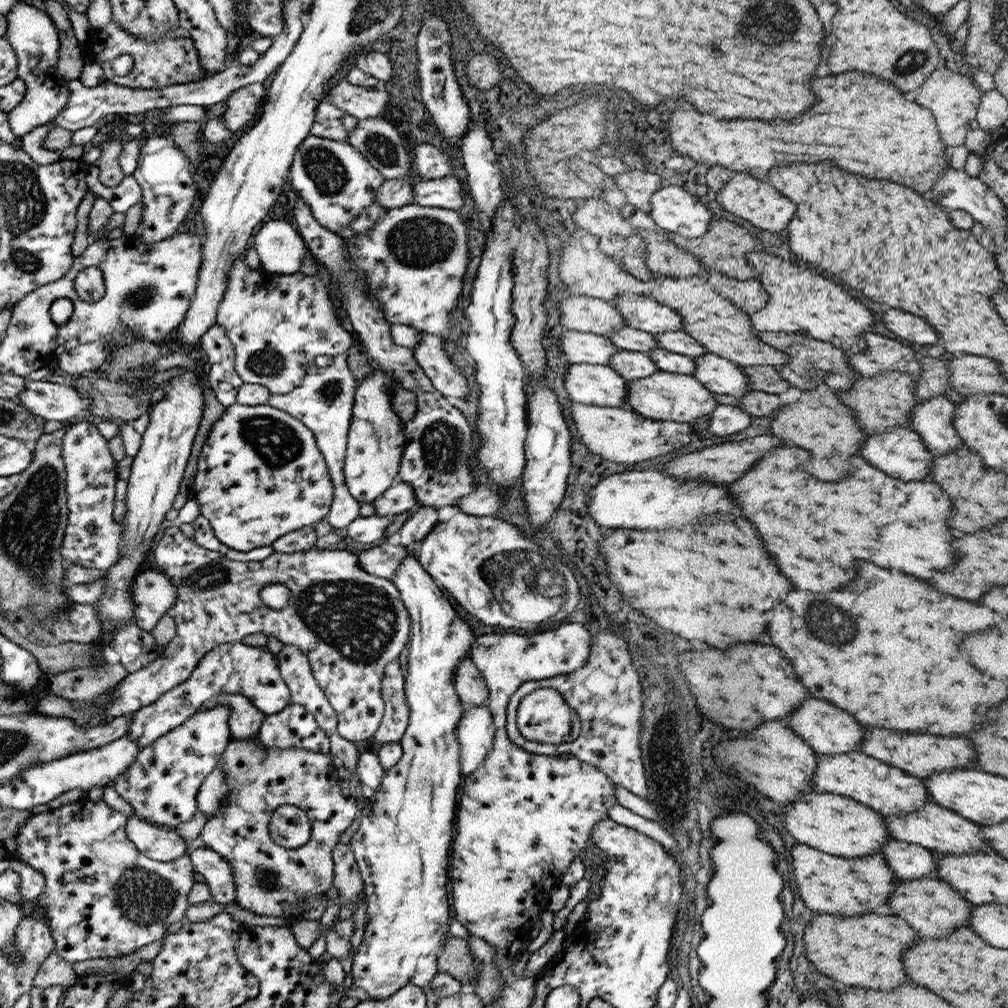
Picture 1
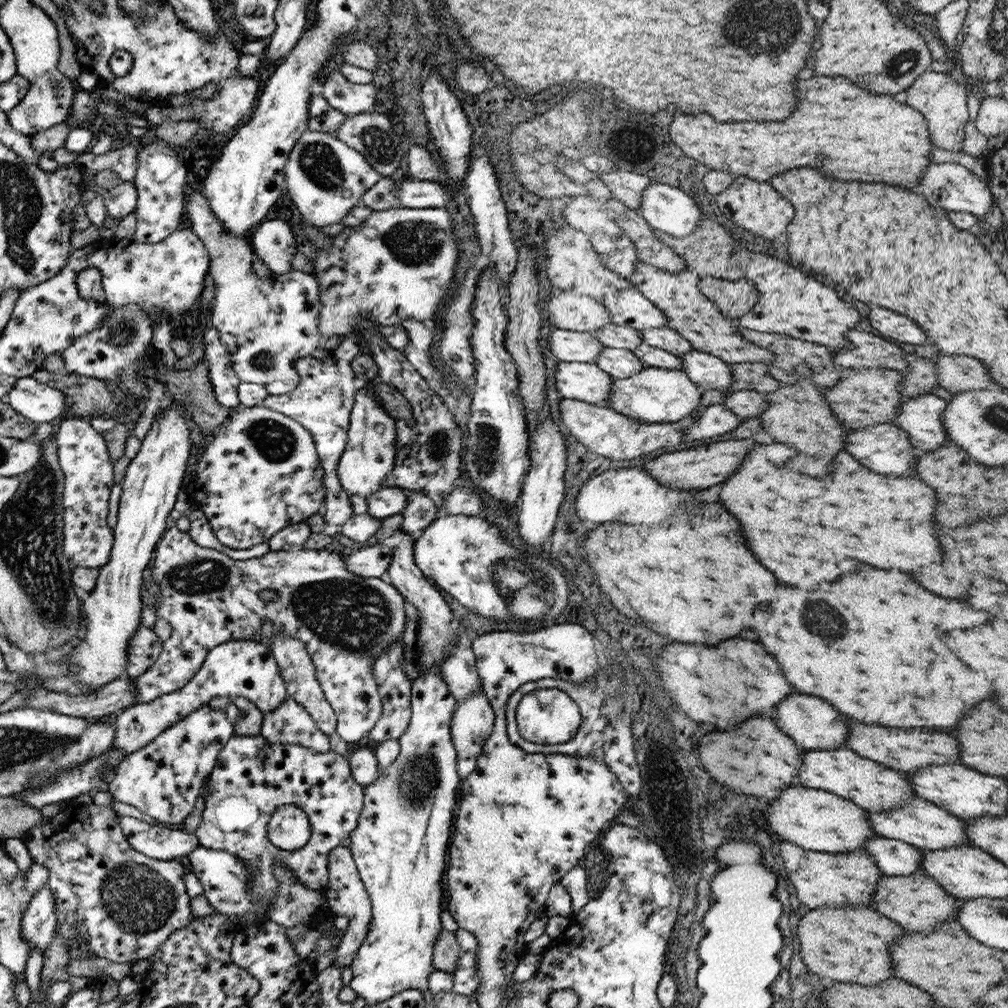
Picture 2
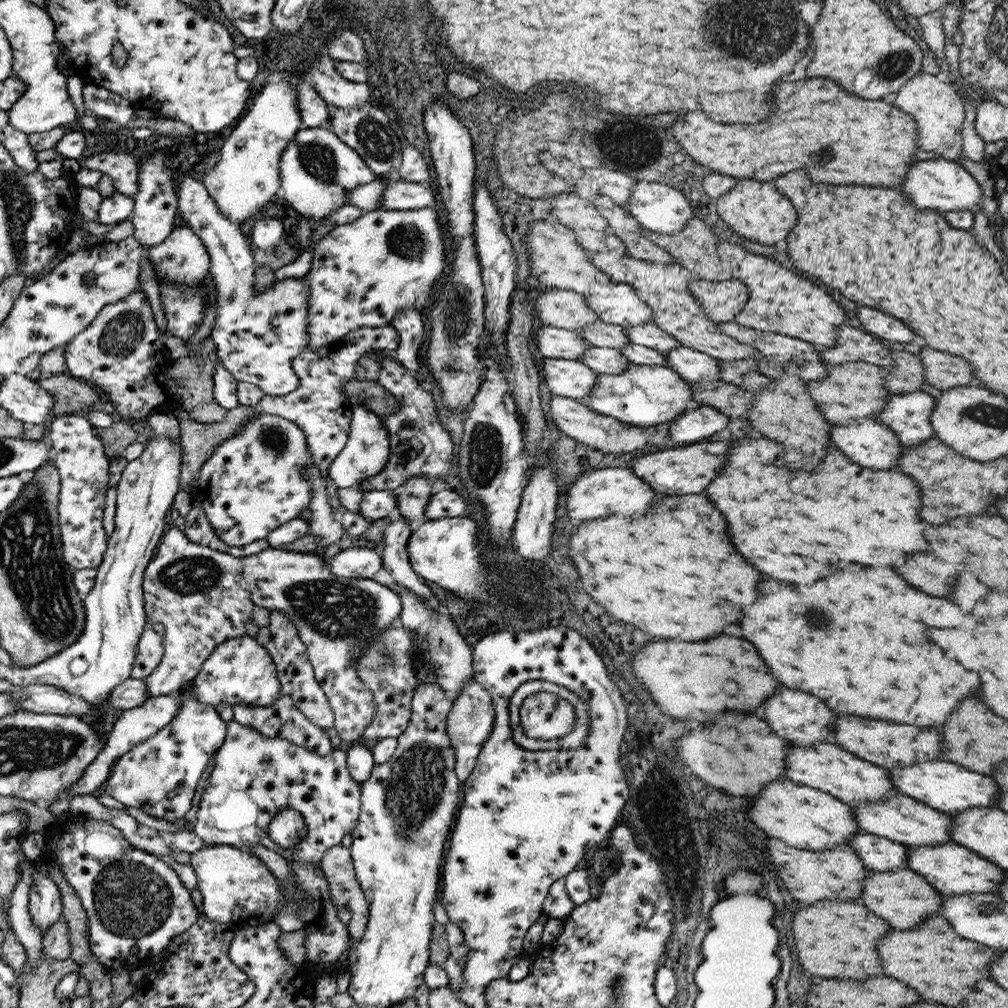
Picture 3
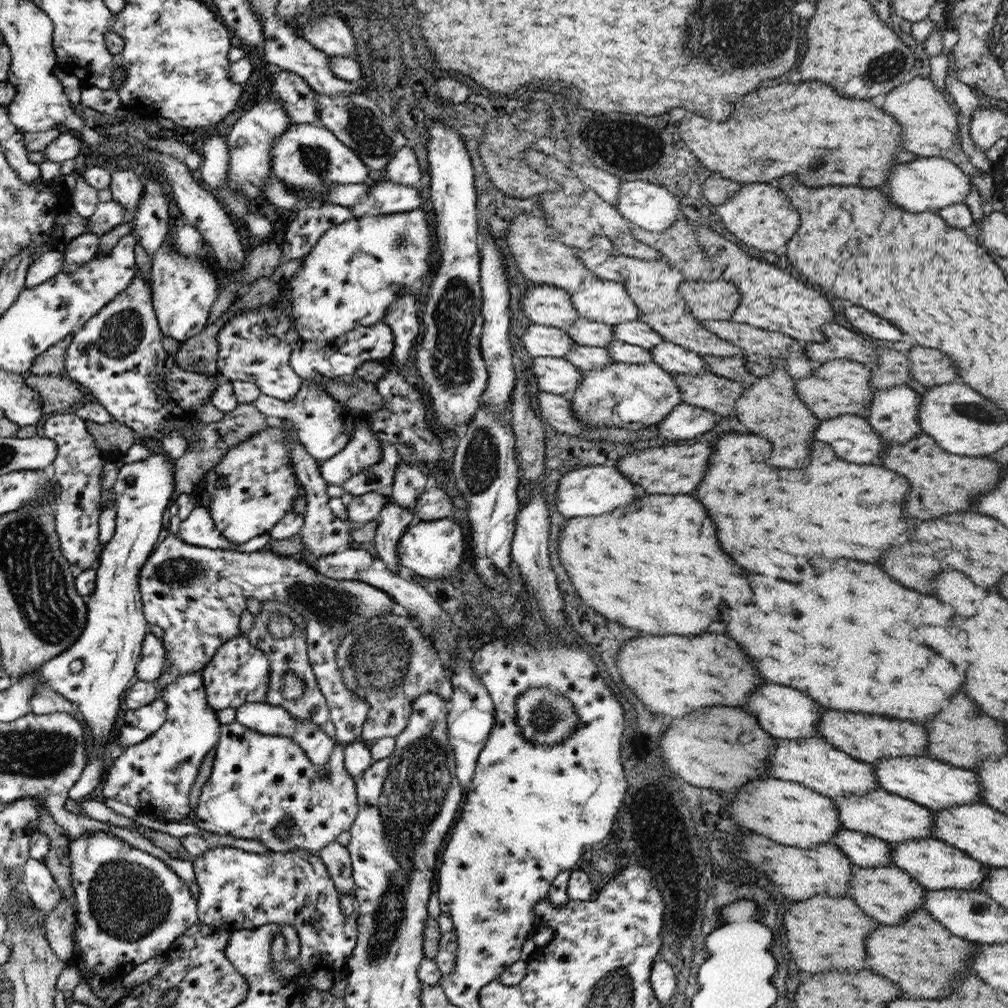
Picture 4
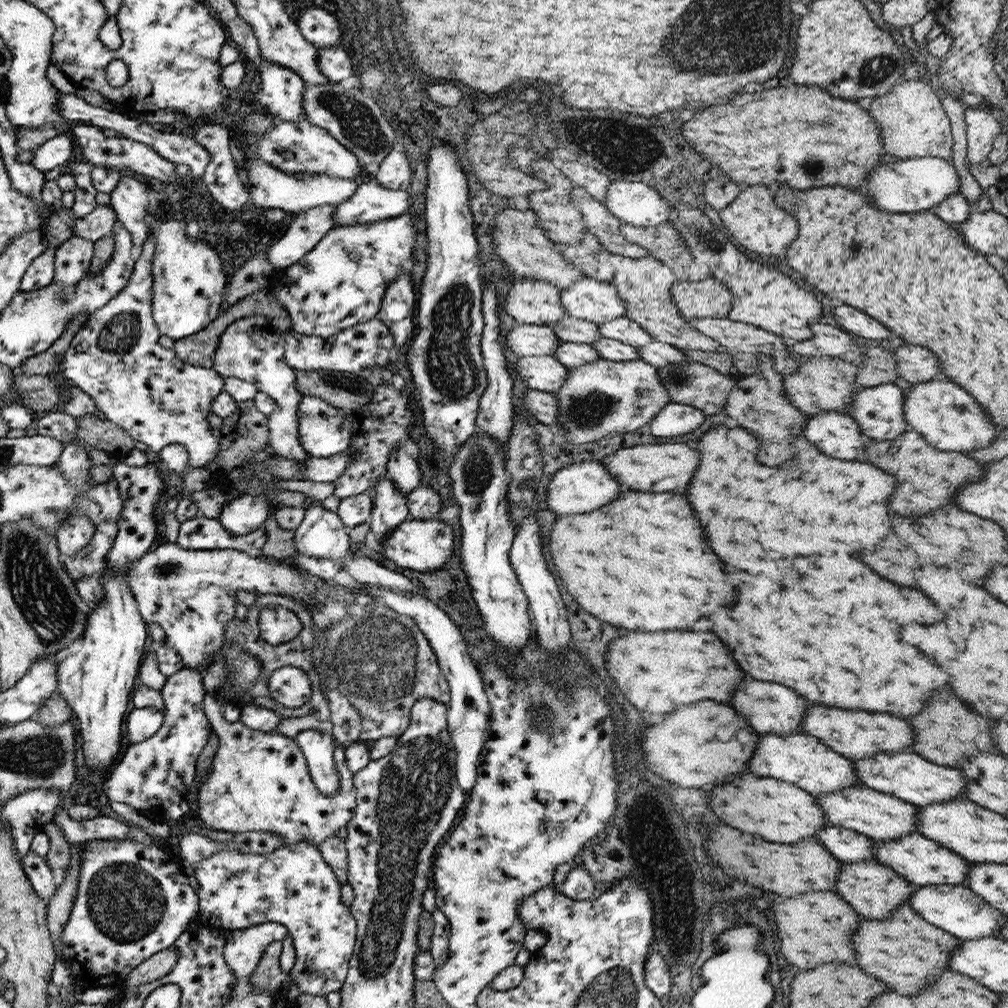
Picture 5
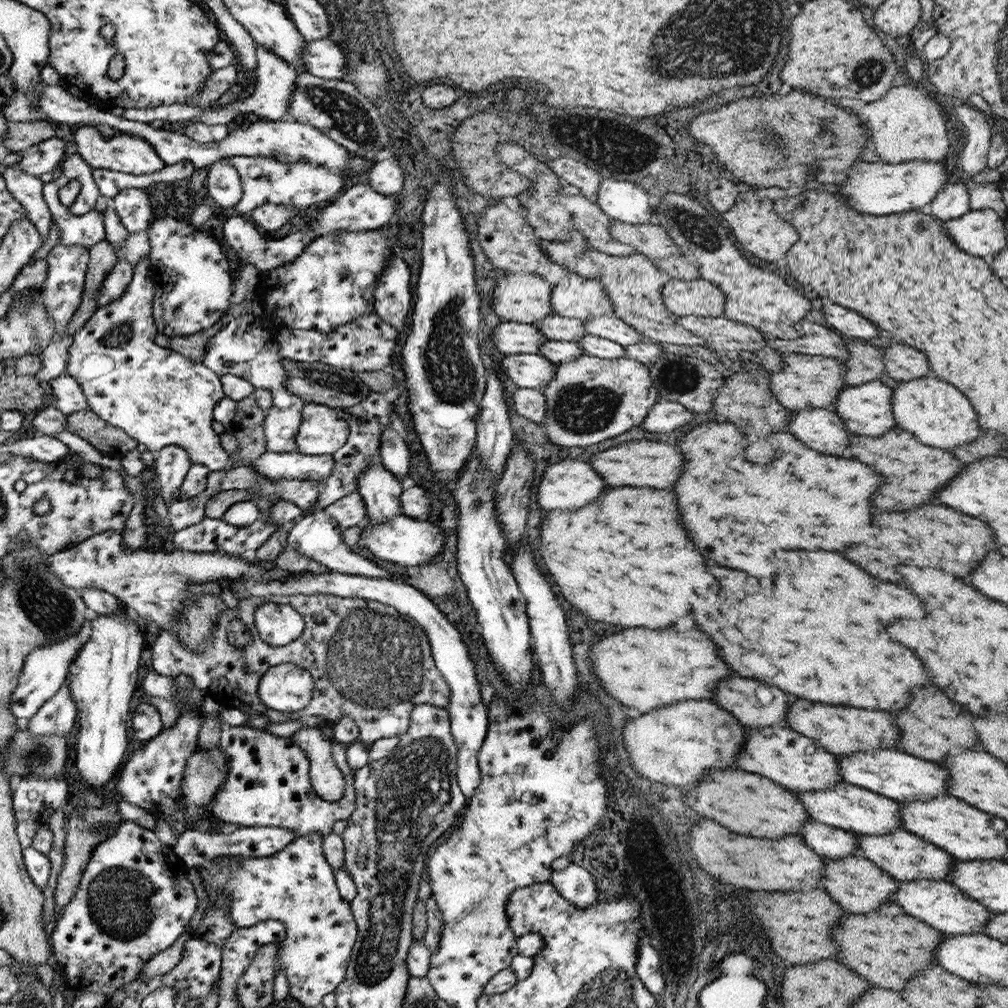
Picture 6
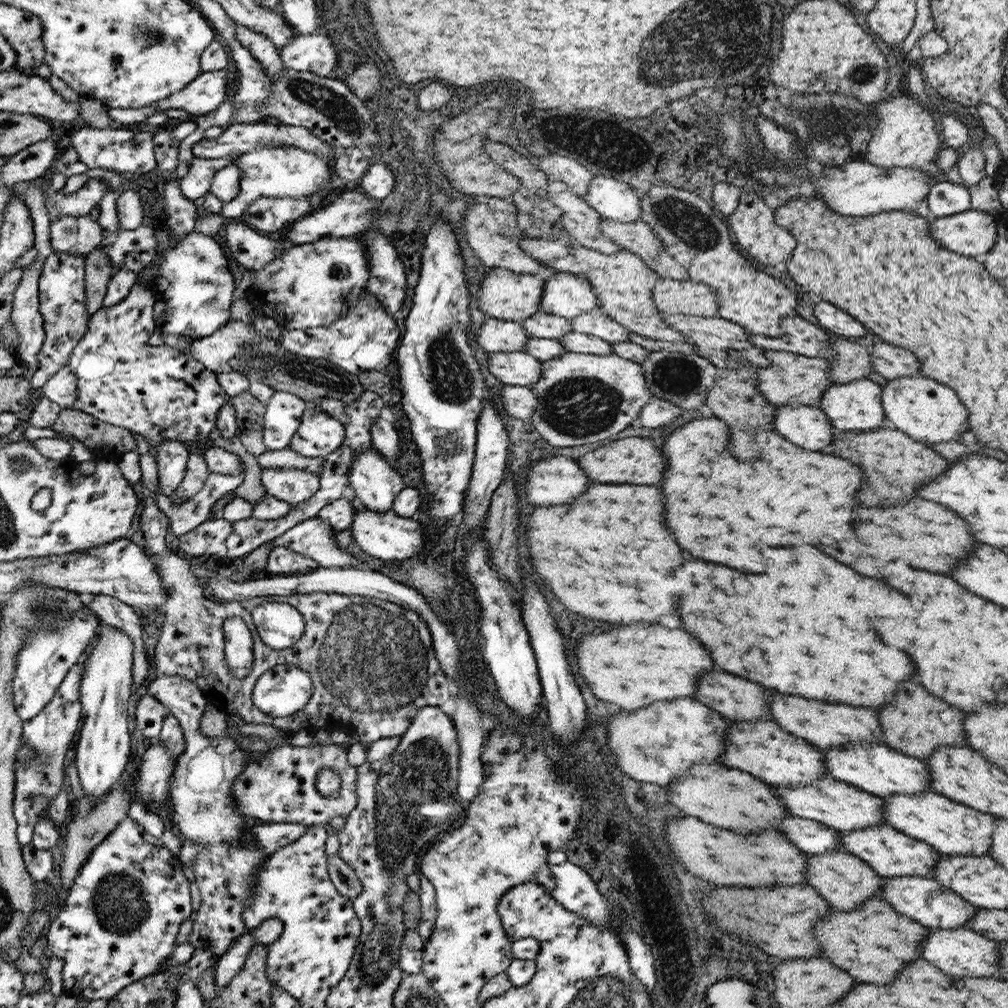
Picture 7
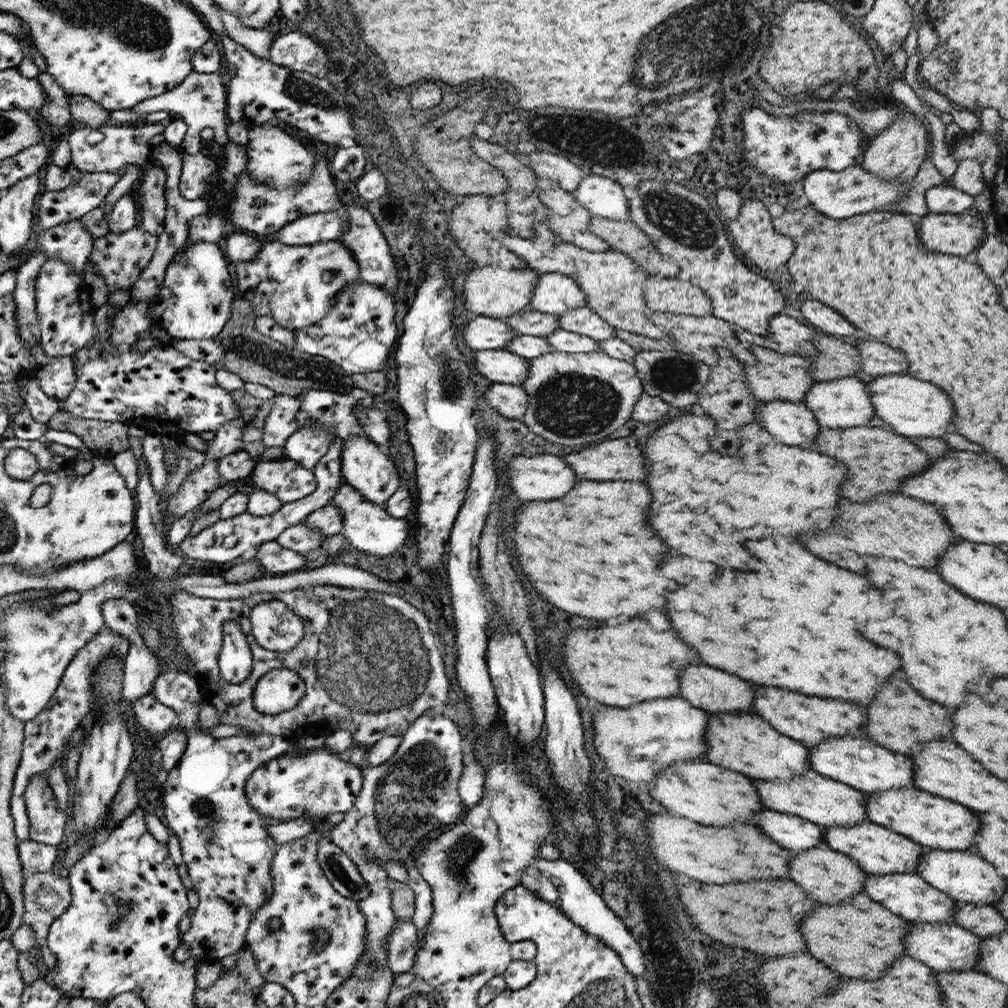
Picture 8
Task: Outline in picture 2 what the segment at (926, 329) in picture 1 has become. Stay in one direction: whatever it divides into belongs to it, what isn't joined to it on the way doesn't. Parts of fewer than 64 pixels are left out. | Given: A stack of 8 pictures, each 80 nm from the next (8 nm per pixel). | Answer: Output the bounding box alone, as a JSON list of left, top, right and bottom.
[868,310,929,345]

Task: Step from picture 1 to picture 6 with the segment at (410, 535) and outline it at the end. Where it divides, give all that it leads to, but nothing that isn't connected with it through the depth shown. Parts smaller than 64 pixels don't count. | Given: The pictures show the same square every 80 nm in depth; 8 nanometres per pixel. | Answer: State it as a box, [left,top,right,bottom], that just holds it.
[381,427,410,484]

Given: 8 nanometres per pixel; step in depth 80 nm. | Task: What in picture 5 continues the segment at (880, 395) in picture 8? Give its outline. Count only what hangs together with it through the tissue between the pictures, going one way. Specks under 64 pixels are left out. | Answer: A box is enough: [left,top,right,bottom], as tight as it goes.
[905,378,1002,453]

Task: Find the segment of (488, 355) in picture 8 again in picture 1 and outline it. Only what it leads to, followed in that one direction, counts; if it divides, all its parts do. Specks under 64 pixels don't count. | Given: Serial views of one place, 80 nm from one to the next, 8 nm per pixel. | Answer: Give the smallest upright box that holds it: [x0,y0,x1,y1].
[564,364,629,407]

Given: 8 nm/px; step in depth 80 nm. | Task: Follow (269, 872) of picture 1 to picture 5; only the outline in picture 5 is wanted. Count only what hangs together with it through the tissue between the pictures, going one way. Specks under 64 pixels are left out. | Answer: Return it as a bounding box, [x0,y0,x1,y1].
[193,692,357,846]

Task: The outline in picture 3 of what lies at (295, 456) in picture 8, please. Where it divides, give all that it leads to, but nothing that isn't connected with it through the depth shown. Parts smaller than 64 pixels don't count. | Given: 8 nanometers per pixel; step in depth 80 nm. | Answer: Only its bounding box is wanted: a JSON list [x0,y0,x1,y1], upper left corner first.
[257,324,398,520]

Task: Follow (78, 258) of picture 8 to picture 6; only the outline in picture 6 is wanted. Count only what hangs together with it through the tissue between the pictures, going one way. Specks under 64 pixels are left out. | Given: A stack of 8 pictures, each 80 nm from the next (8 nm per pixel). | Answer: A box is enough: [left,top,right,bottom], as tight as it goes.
[43,180,106,250]

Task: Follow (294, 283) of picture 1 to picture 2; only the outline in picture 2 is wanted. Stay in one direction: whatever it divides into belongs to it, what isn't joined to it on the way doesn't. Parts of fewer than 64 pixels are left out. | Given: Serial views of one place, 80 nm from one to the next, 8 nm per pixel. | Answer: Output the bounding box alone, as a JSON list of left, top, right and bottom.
[187,191,343,394]

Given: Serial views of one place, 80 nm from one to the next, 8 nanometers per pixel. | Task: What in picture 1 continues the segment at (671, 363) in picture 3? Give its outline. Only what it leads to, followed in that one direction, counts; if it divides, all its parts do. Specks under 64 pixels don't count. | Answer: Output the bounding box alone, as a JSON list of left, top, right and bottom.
[693,353,751,398]

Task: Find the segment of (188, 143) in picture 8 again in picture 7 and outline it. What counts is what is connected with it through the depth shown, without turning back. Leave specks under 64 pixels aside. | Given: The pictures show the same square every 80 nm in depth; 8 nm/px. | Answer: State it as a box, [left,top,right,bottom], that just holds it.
[155,69,228,116]

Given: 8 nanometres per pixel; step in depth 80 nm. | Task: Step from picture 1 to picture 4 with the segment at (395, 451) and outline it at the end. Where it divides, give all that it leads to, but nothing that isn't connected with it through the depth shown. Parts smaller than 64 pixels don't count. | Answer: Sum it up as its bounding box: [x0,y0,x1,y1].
[319,413,383,487]

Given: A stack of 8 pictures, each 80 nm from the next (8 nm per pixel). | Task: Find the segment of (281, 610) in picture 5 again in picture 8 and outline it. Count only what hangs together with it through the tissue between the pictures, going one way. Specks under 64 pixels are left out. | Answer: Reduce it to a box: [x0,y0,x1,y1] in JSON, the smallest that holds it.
[249,597,306,653]

